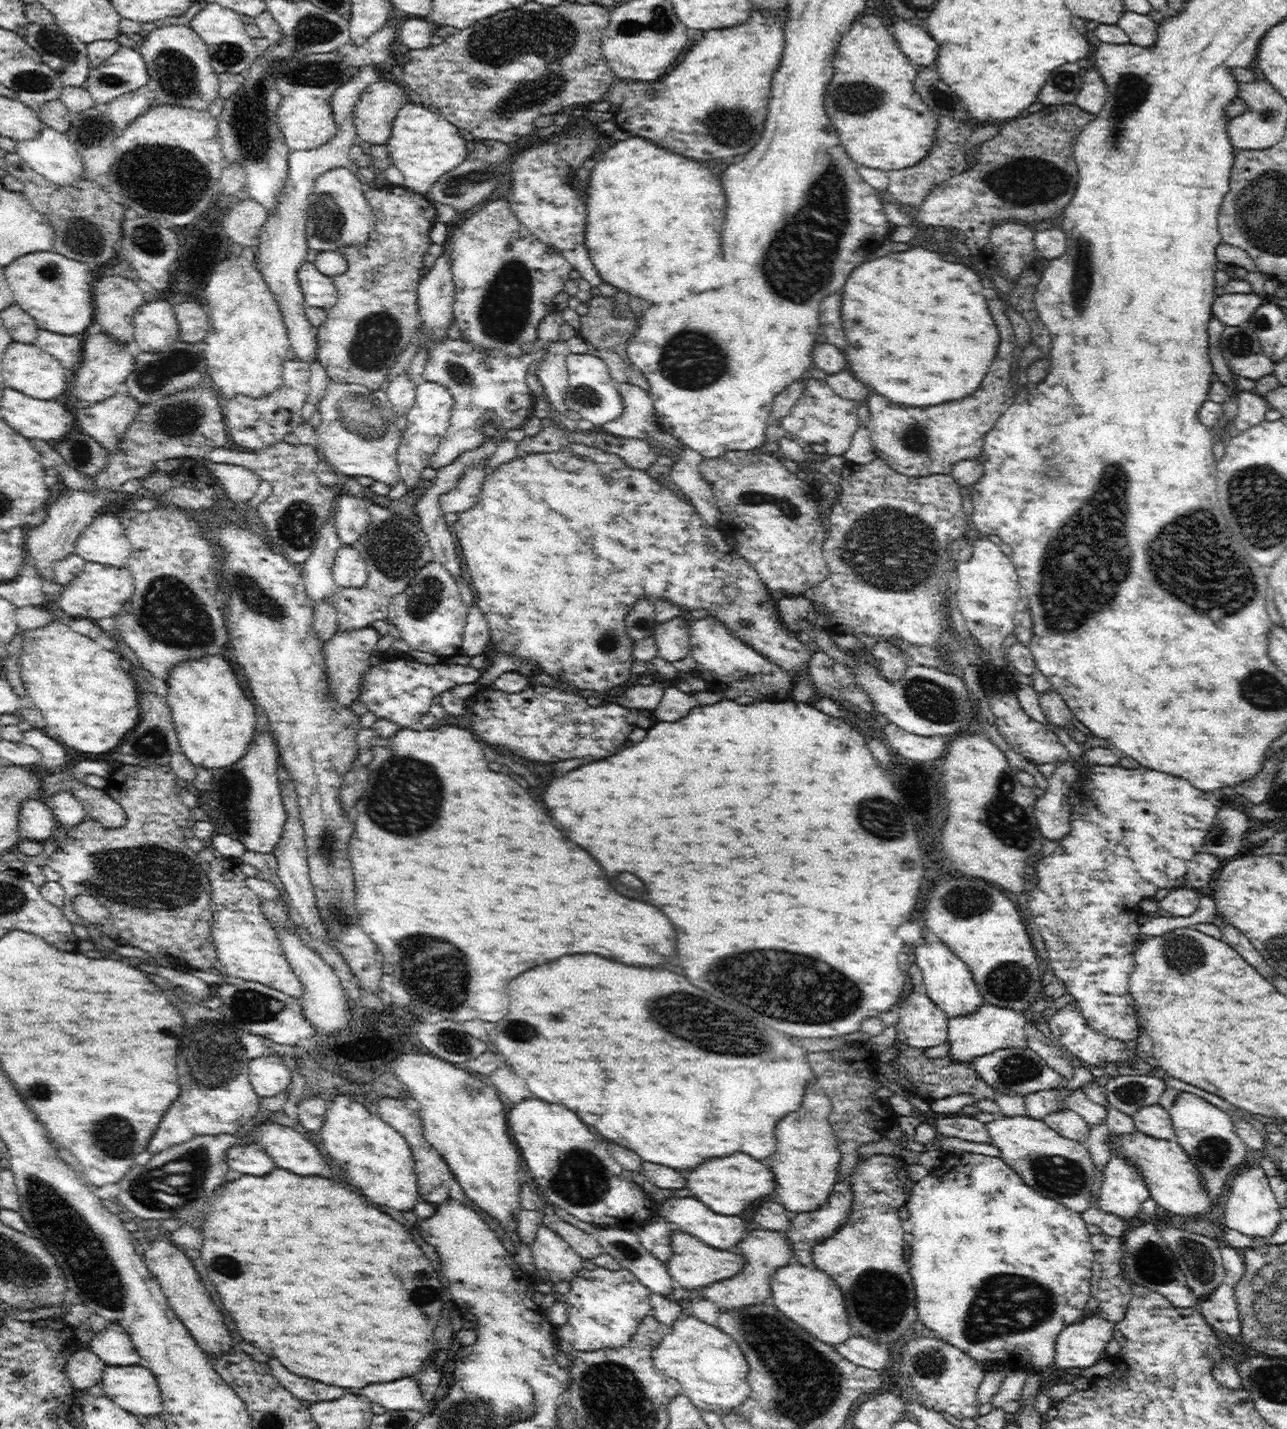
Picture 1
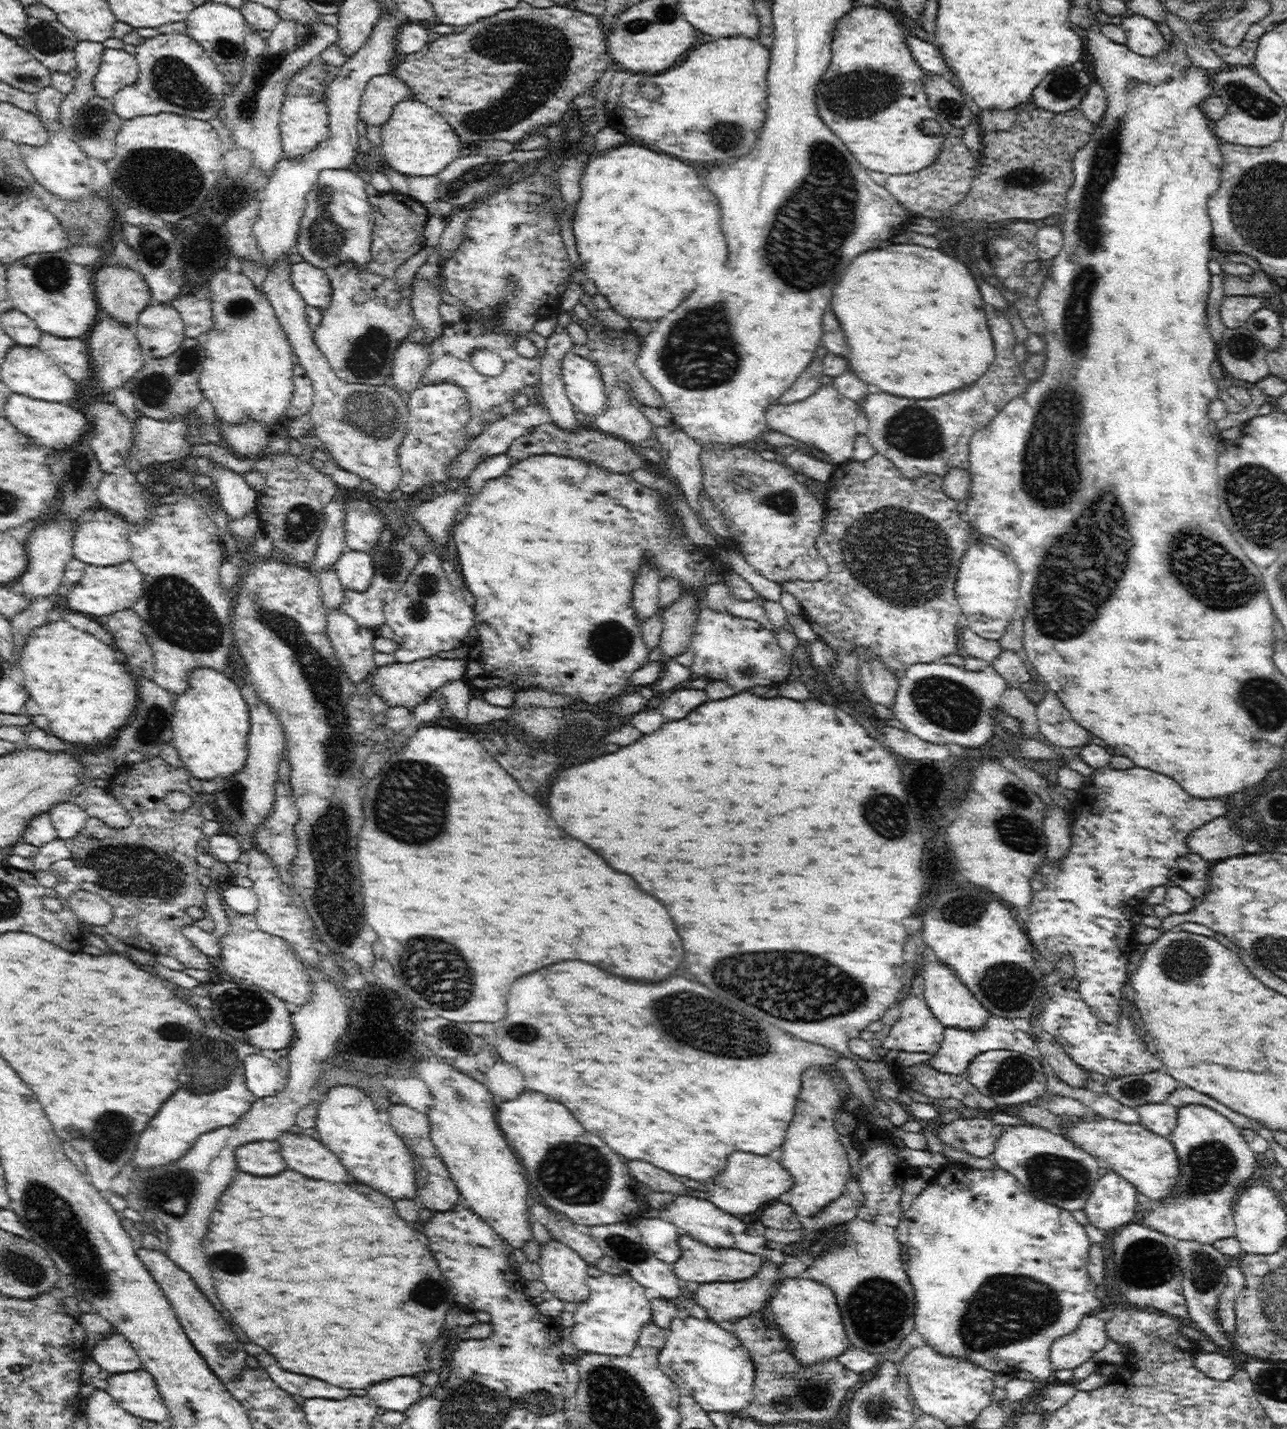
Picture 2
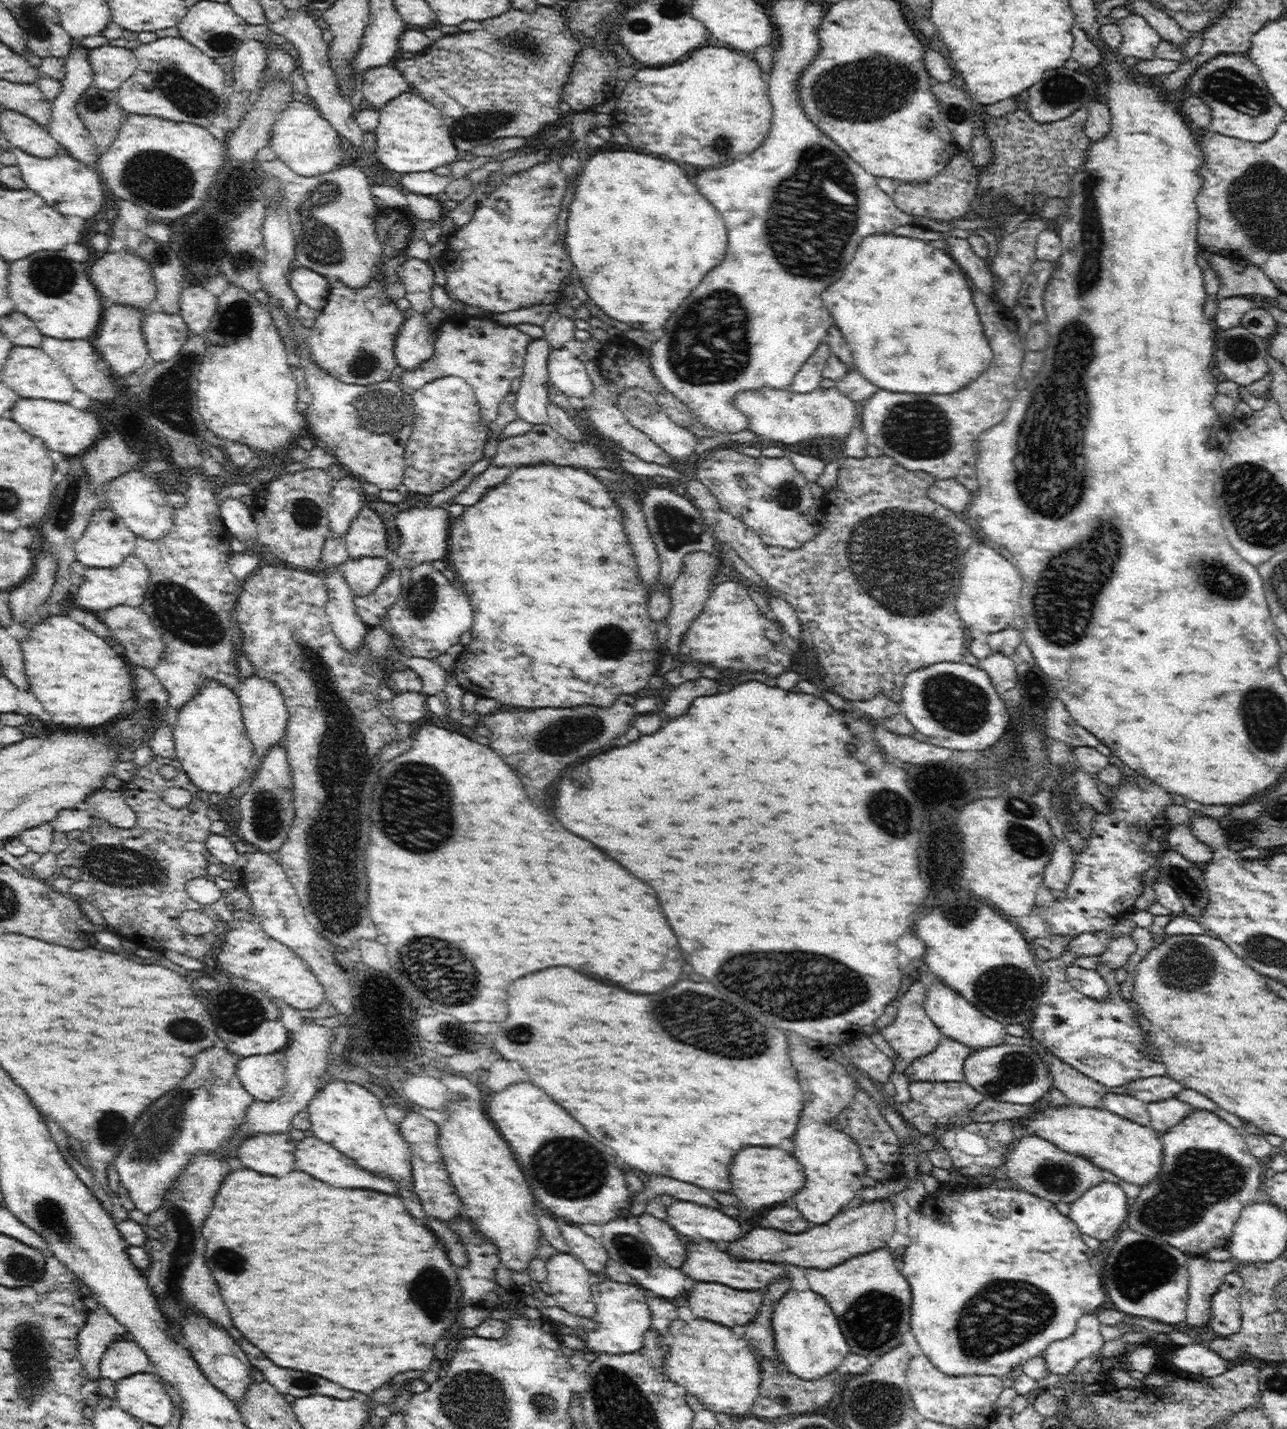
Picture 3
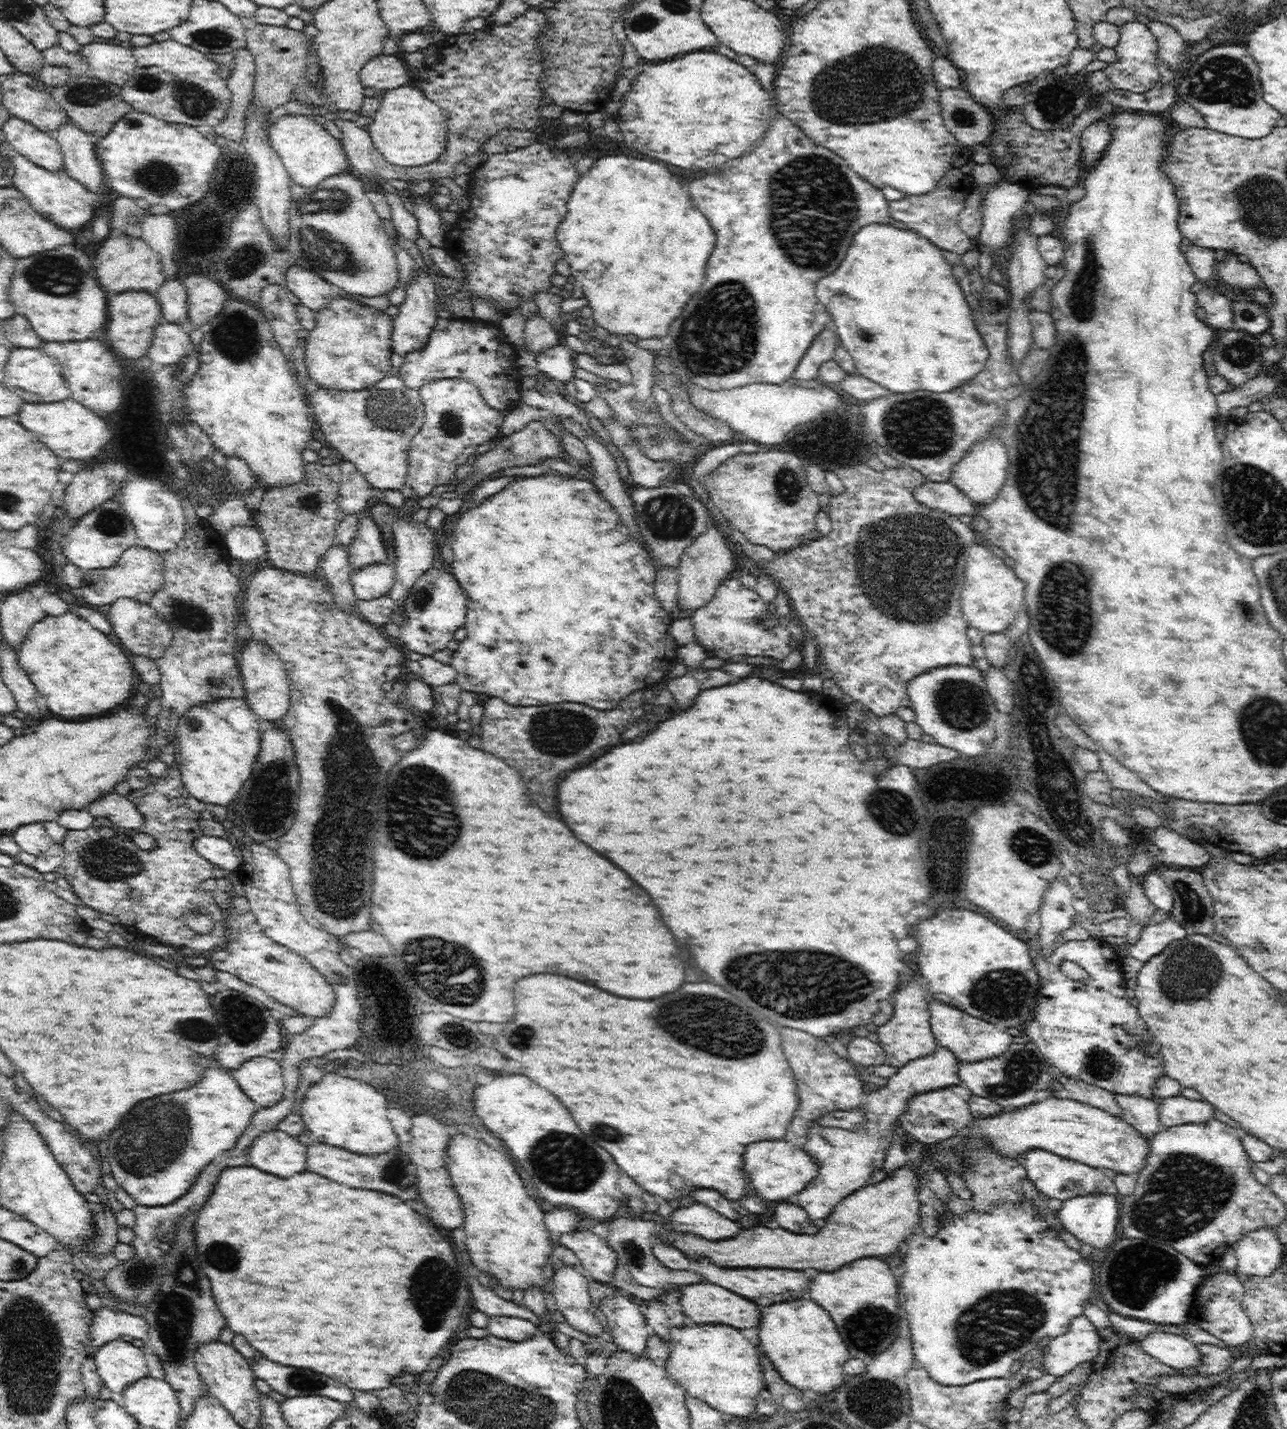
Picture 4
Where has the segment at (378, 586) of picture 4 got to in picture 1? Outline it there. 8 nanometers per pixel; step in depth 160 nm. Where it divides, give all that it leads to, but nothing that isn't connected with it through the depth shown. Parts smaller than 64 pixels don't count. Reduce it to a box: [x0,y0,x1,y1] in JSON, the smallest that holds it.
[333,545,368,588]

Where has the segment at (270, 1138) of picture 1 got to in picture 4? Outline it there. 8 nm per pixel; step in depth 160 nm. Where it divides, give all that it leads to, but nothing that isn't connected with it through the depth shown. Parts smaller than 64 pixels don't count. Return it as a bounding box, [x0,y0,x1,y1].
[308,1142,418,1200]

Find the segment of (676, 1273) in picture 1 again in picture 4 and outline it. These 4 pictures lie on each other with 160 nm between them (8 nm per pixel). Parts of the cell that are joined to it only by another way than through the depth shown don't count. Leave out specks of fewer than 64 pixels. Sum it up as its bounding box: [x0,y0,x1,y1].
[698,1258,810,1304]

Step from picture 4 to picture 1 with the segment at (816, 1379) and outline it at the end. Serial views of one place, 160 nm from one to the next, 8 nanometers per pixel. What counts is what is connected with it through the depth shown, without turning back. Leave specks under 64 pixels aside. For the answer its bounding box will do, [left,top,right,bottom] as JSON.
[771,1259,852,1348]

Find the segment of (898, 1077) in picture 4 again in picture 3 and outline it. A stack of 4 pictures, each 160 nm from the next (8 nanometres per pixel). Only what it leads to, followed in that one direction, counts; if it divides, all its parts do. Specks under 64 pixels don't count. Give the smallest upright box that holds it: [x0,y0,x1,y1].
[794,1037,974,1224]

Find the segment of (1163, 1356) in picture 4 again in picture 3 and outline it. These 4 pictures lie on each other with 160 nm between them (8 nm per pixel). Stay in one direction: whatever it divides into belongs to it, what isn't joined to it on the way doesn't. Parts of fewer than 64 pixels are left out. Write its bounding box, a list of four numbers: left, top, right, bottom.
[1172,1343,1231,1377]

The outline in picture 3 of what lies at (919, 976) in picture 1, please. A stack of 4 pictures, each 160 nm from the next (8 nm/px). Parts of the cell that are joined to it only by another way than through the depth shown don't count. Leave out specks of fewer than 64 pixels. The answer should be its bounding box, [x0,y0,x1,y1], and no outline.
[879,981,944,1074]

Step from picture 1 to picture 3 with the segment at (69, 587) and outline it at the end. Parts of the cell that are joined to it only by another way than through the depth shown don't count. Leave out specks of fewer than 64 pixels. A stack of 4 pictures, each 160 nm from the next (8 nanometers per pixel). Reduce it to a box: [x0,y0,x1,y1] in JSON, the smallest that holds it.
[75,554,151,610]

